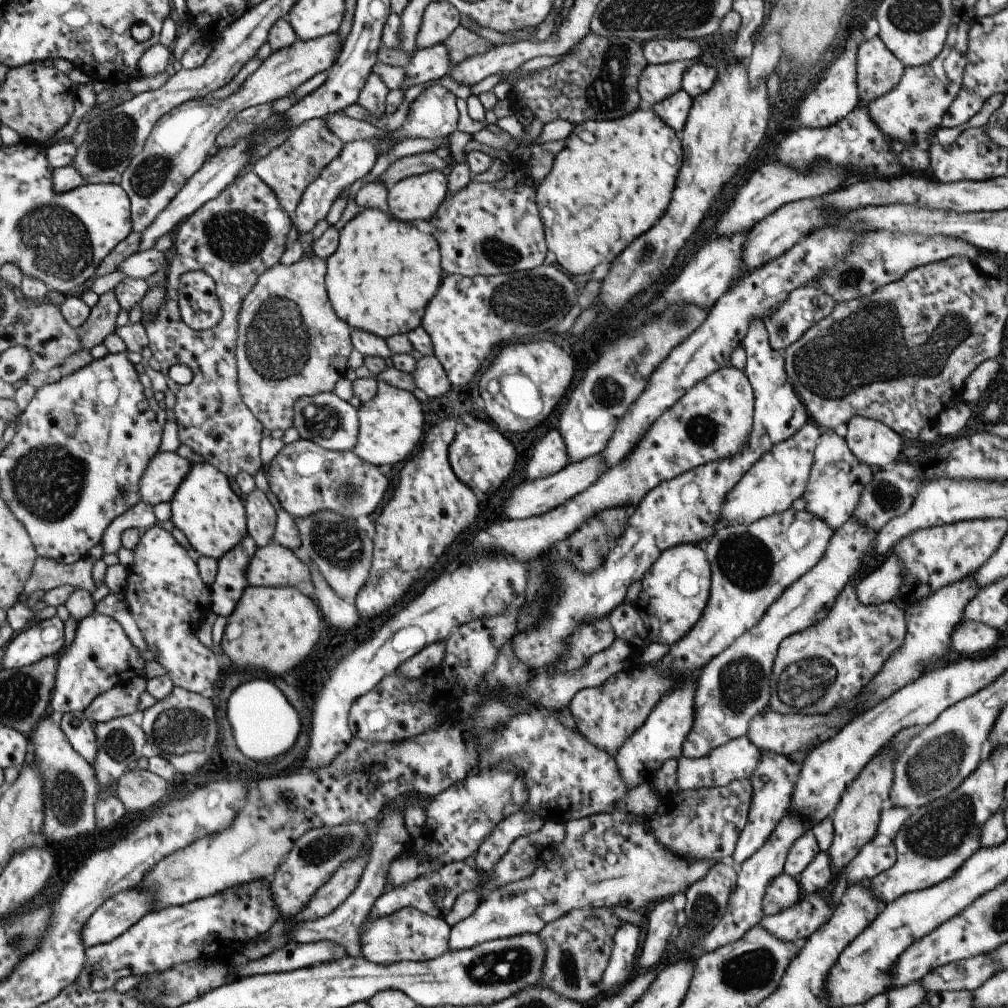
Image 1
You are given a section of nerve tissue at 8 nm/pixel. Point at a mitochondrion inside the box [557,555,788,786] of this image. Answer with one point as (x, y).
(741, 682)

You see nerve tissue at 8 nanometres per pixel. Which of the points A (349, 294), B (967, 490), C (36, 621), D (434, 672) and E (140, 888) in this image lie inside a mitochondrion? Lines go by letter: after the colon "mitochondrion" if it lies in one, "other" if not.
A: other
B: other
C: other
D: other
E: other

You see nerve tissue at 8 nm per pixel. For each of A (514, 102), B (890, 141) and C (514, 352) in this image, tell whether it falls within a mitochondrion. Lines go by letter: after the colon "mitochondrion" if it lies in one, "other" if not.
A: other
B: other
C: other

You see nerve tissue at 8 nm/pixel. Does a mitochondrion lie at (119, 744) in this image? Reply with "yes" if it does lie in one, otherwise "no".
yes

